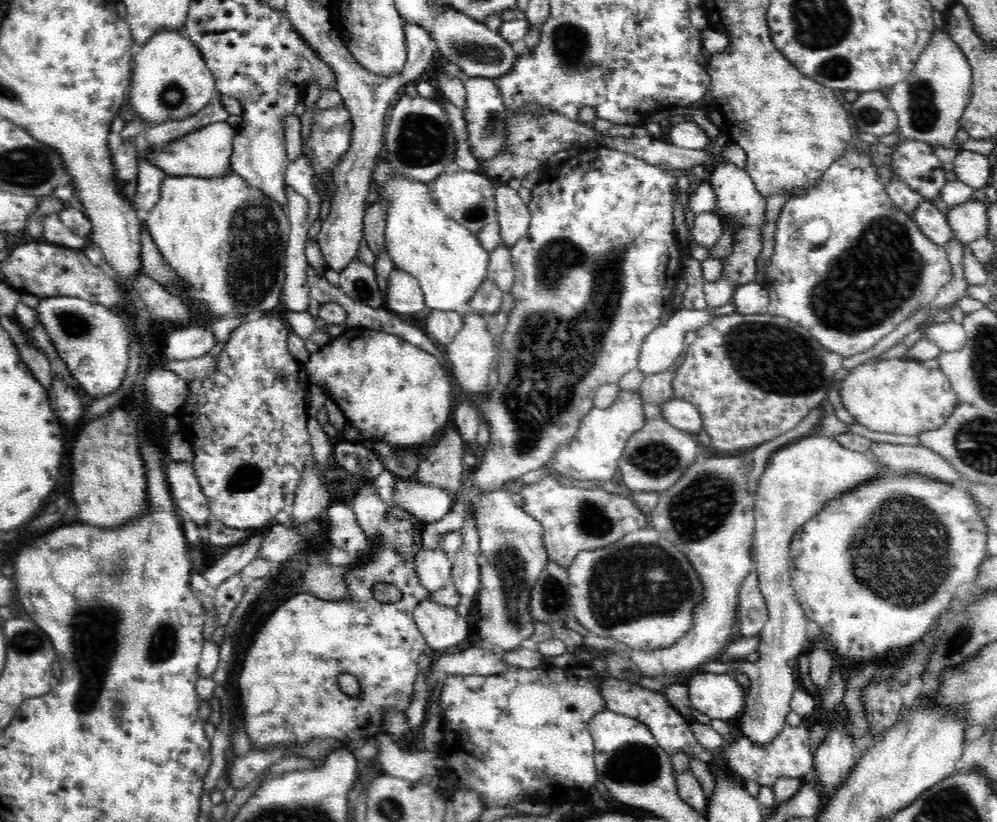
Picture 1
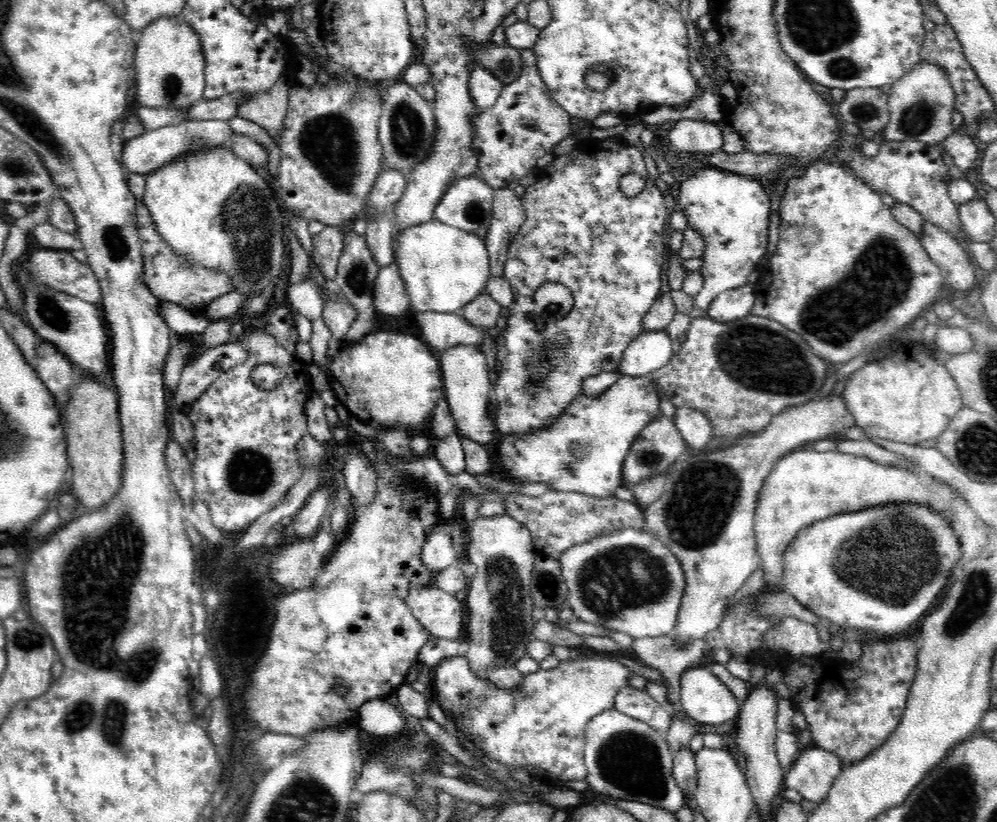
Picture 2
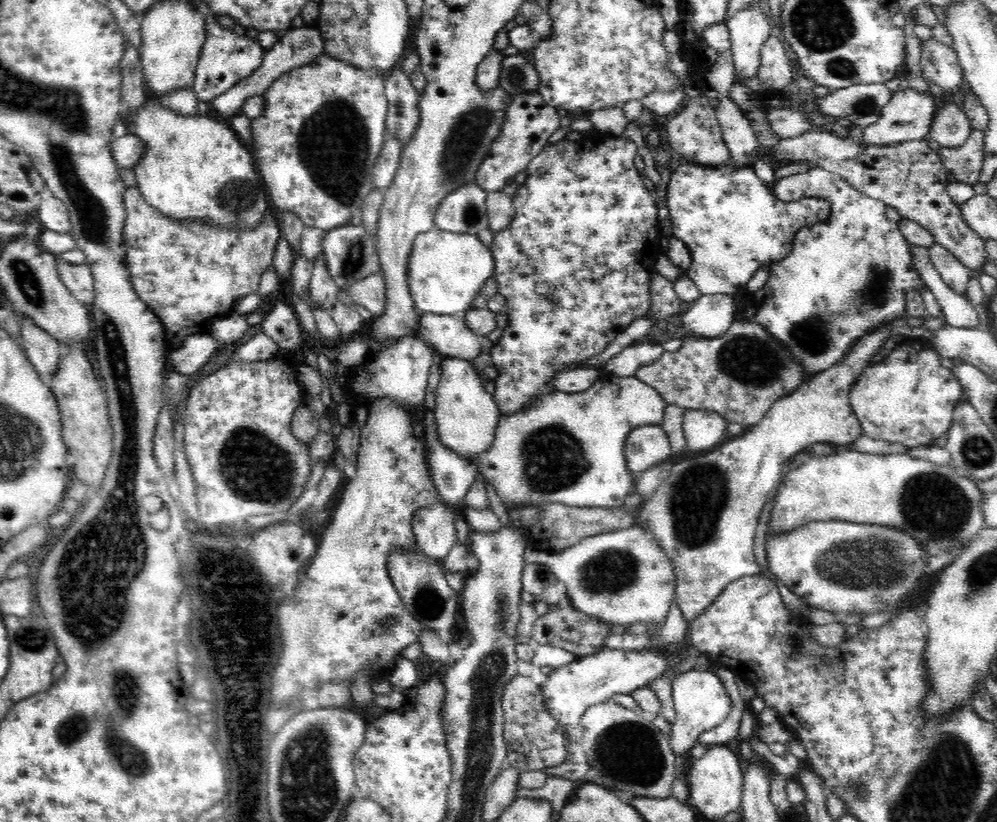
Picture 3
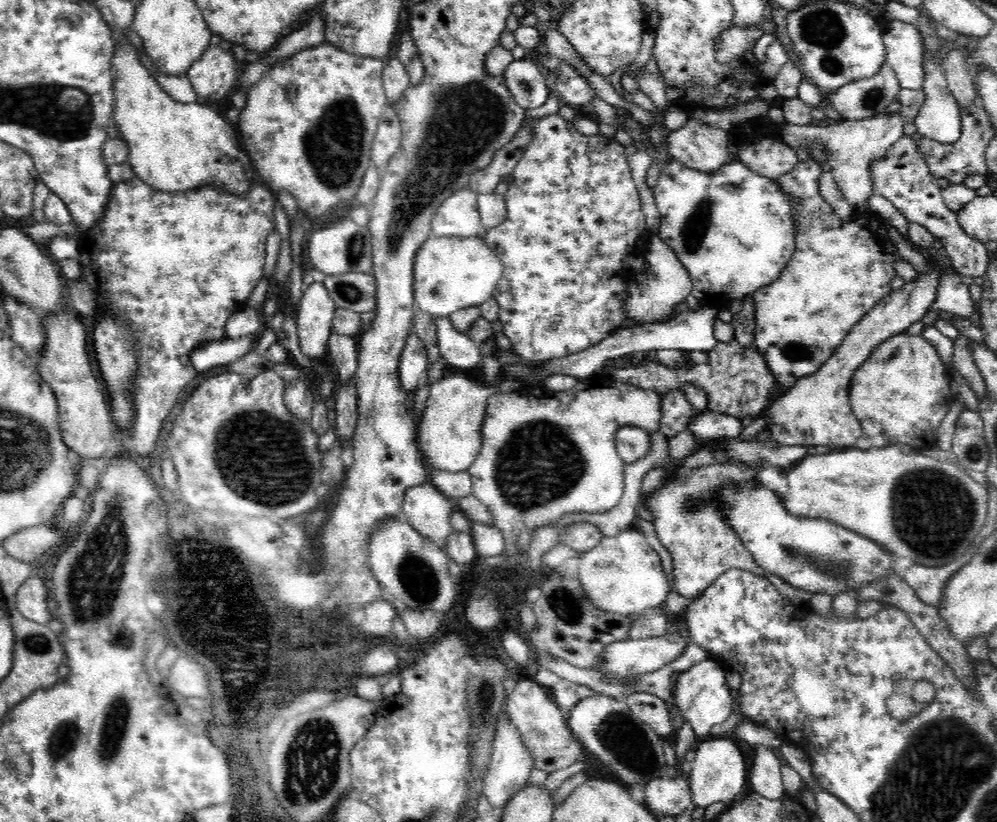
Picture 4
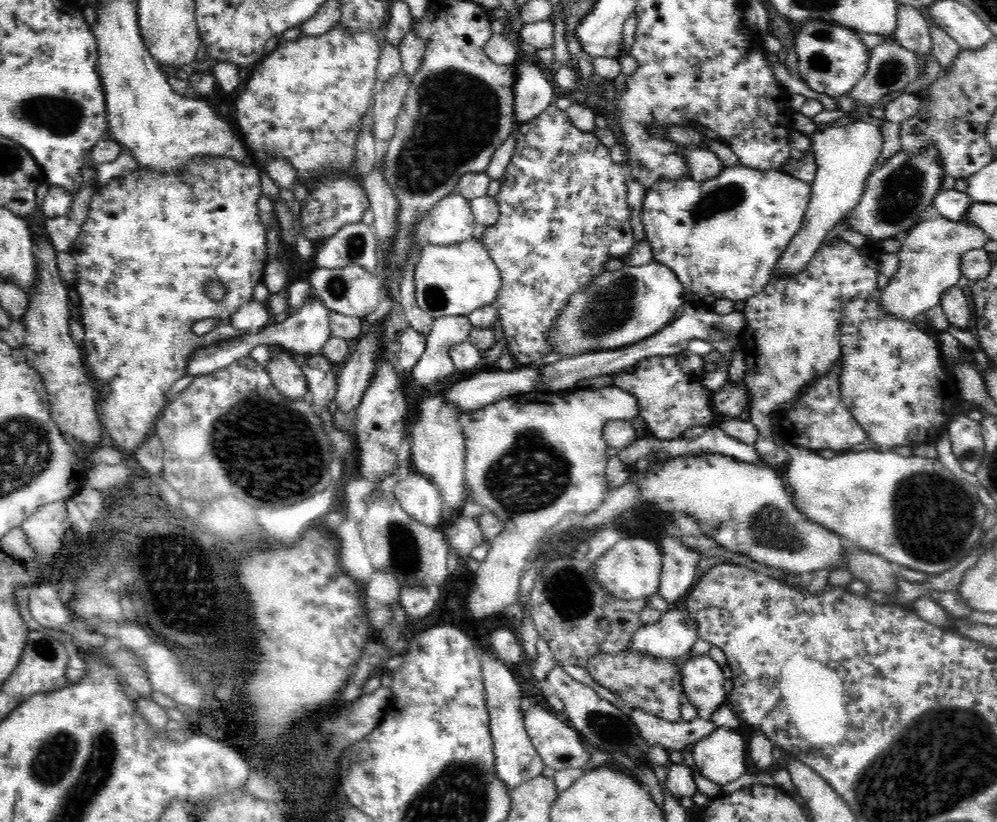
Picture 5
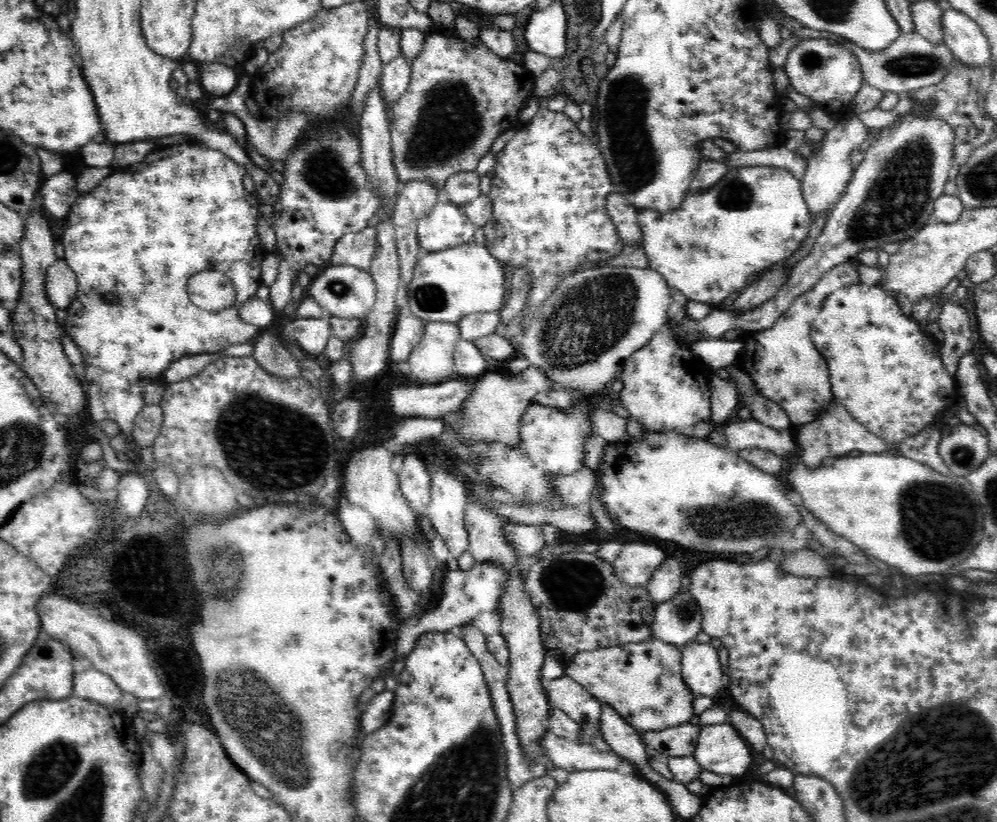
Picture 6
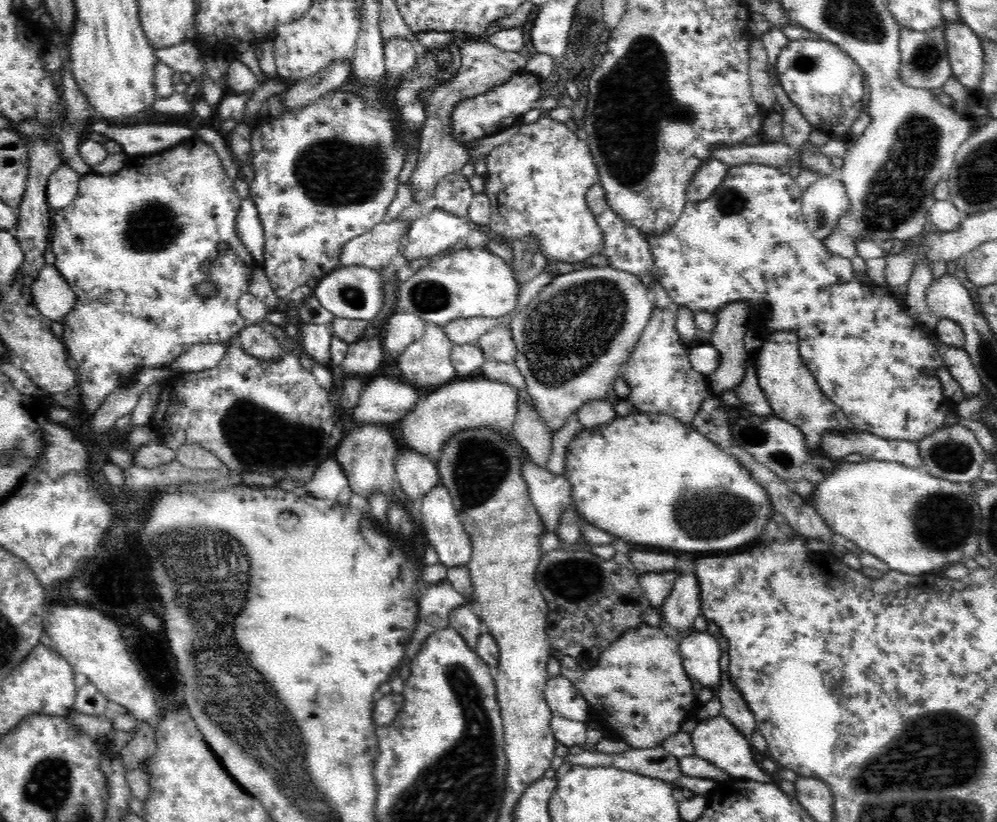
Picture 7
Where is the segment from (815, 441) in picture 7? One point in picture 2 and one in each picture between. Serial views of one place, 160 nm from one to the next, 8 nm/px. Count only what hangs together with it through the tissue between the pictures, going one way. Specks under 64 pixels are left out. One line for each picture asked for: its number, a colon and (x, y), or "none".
2: (866, 278)
3: (844, 277)
4: (839, 271)
5: (789, 338)
6: (786, 368)

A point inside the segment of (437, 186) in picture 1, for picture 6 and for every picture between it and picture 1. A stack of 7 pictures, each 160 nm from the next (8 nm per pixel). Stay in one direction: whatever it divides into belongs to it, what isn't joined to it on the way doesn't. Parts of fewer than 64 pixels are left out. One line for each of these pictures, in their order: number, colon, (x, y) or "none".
2: (466, 204)
3: (464, 210)
4: (458, 216)
5: (451, 221)
6: (446, 227)

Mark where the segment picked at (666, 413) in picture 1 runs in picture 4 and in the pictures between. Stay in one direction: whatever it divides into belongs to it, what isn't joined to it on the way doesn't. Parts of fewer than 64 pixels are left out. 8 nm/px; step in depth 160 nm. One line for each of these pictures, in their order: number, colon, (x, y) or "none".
2: (695, 427)
3: (703, 428)
4: (708, 426)

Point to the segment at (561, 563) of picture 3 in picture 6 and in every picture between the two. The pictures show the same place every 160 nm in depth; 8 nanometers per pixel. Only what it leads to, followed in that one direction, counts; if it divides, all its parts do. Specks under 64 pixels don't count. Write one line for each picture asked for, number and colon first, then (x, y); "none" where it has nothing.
4: (623, 574)
5: (631, 569)
6: (637, 563)

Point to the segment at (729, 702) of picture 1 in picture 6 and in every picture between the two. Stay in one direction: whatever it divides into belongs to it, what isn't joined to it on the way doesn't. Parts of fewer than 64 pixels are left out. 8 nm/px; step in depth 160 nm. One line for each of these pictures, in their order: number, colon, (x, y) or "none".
2: (705, 697)
3: (701, 702)
4: (701, 694)
5: (702, 678)
6: (700, 664)

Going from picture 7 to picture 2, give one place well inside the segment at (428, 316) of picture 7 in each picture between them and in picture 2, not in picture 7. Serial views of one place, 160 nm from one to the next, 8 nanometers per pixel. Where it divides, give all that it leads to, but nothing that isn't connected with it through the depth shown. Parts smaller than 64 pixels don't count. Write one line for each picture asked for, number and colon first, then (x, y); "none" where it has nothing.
2: (443, 267)
3: (446, 270)
4: (450, 273)
5: (451, 280)
6: (448, 284)

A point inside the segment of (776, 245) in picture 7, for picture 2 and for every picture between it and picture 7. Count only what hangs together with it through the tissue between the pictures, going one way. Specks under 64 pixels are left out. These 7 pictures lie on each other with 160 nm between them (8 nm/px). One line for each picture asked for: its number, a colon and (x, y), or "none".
2: (732, 212)
3: (732, 223)
4: (733, 229)
5: (722, 236)
6: (717, 241)

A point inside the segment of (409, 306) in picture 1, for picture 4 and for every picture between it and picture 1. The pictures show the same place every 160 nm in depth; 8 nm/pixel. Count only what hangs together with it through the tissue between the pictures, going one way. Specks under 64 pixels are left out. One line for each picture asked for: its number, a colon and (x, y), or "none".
2: (390, 298)
3: (370, 292)
4: (357, 291)

